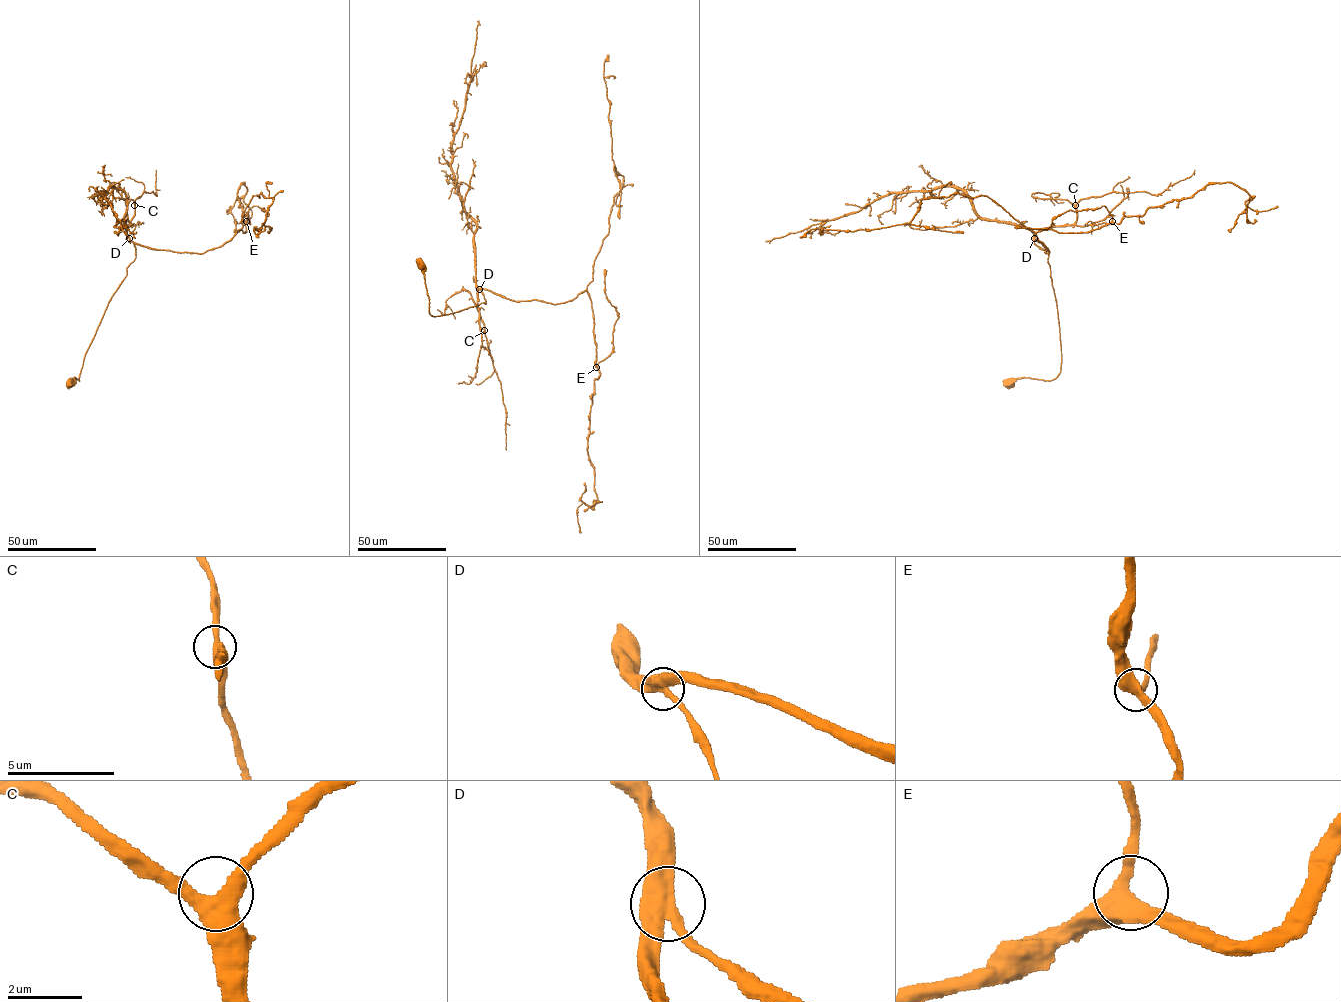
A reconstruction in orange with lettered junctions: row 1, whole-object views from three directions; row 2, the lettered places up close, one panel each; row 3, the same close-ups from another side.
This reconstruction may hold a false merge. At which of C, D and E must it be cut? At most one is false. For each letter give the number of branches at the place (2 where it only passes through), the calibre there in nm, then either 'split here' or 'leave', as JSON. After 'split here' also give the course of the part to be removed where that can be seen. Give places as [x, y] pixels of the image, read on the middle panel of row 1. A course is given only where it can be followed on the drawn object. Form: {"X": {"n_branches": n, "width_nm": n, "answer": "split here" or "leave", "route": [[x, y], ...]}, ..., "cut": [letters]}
{"C": {"n_branches": 3, "width_nm": 400, "answer": "leave"}, "D": {"n_branches": 3, "width_nm": 440, "answer": "leave"}, "E": {"n_branches": 3, "width_nm": 400, "answer": "leave"}, "cut": []}

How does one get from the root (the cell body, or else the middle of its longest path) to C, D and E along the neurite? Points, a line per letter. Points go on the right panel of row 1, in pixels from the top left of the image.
C: (1009, 382), (1052, 380), (1059, 373), (1049, 252), (1033, 230), (1071, 225), (1075, 205)
D: (1009, 382), (1020, 378), (1052, 380), (1059, 373), (1061, 365), (1049, 252), (1034, 238)
E: (1009, 382), (1052, 380), (1061, 365), (1049, 252), (1033, 240), (1049, 251), (1036, 233), (1087, 232), (1112, 221)

